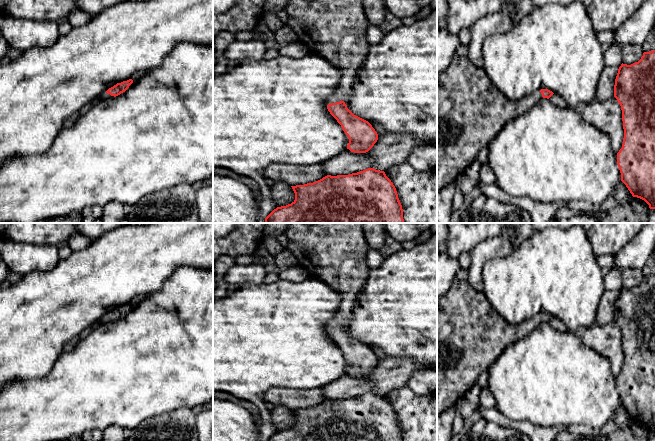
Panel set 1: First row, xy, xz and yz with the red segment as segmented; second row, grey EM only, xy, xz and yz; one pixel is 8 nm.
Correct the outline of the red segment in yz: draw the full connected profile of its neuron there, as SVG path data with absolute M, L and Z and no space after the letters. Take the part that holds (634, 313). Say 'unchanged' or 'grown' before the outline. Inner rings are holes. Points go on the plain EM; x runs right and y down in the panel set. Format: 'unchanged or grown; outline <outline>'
unchanged; outline M655 274L644 276L638 286L621 288L615 303L614 321L622 334L624 362L622 372L617 377L617 389L621 405L633 421L644 424L650 433L655 433Z

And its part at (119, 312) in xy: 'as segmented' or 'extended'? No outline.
extended

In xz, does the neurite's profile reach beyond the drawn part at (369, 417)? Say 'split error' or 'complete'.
complete

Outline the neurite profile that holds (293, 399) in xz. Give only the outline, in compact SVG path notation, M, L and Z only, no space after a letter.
M276 387L264 395L265 402L275 406L283 406L290 410L313 407L327 400L322 388L315 389L288 389Z

